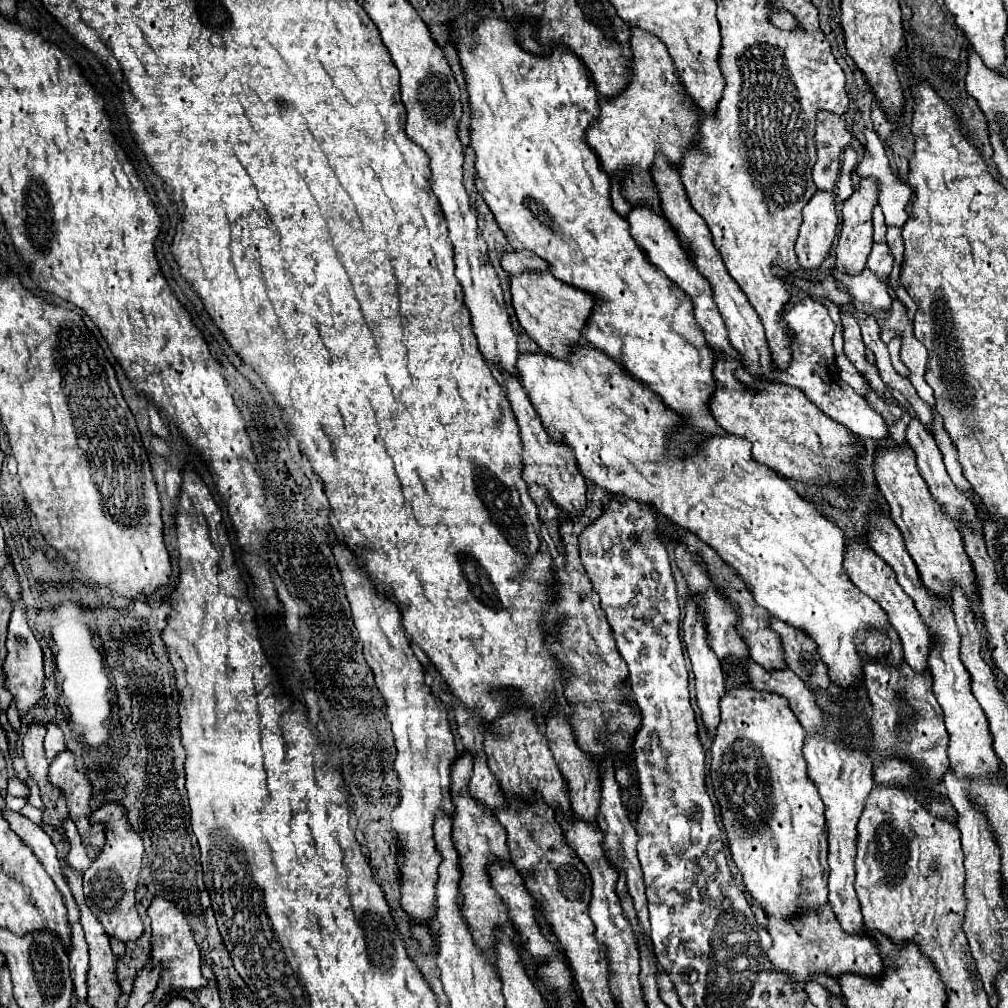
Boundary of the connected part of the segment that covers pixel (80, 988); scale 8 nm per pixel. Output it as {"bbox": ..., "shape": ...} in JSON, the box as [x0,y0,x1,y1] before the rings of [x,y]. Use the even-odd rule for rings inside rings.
{"bbox":[68,907,88,1001],"shape":[[[78,907],[68,909],[68,921],[72,927],[72,951],[70,951],[70,975],[74,983],[74,995],[78,1001],[84,1001],[88,995],[86,975],[88,975],[88,951],[82,929],[78,925]]]}

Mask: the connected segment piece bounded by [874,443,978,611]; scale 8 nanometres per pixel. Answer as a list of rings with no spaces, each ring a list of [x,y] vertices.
[[[886,443],[884,451],[876,457],[876,481],[878,489],[884,495],[884,499],[890,505],[890,517],[898,525],[904,537],[904,545],[916,563],[916,569],[920,573],[920,581],[924,587],[942,599],[950,599],[950,593],[954,587],[960,587],[964,595],[974,603],[972,609],[976,611],[978,595],[976,595],[976,573],[972,569],[972,563],[964,551],[962,535],[956,529],[956,525],[946,517],[946,513],[940,511],[940,505],[928,495],[928,485],[924,485],[924,479],[920,477],[914,453],[908,445],[904,447],[888,447]]]

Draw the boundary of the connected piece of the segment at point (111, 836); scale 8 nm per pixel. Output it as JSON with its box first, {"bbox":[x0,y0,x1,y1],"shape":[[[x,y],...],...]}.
{"bbox":[84,803,144,943],"shape":[[[108,803],[90,815],[92,823],[104,825],[106,845],[102,853],[94,859],[90,869],[84,873],[84,897],[90,911],[100,919],[108,937],[114,937],[122,943],[136,941],[142,935],[142,921],[134,907],[134,891],[138,885],[138,875],[142,867],[144,845],[142,839],[132,831],[126,815],[118,803]]]}

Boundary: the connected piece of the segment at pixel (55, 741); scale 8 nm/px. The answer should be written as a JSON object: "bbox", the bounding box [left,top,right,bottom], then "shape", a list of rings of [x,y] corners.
{"bbox":[44,725,64,763],"shape":[[[50,725],[48,733],[44,737],[44,751],[48,757],[48,763],[64,749],[64,733],[60,731],[58,725]]]}

